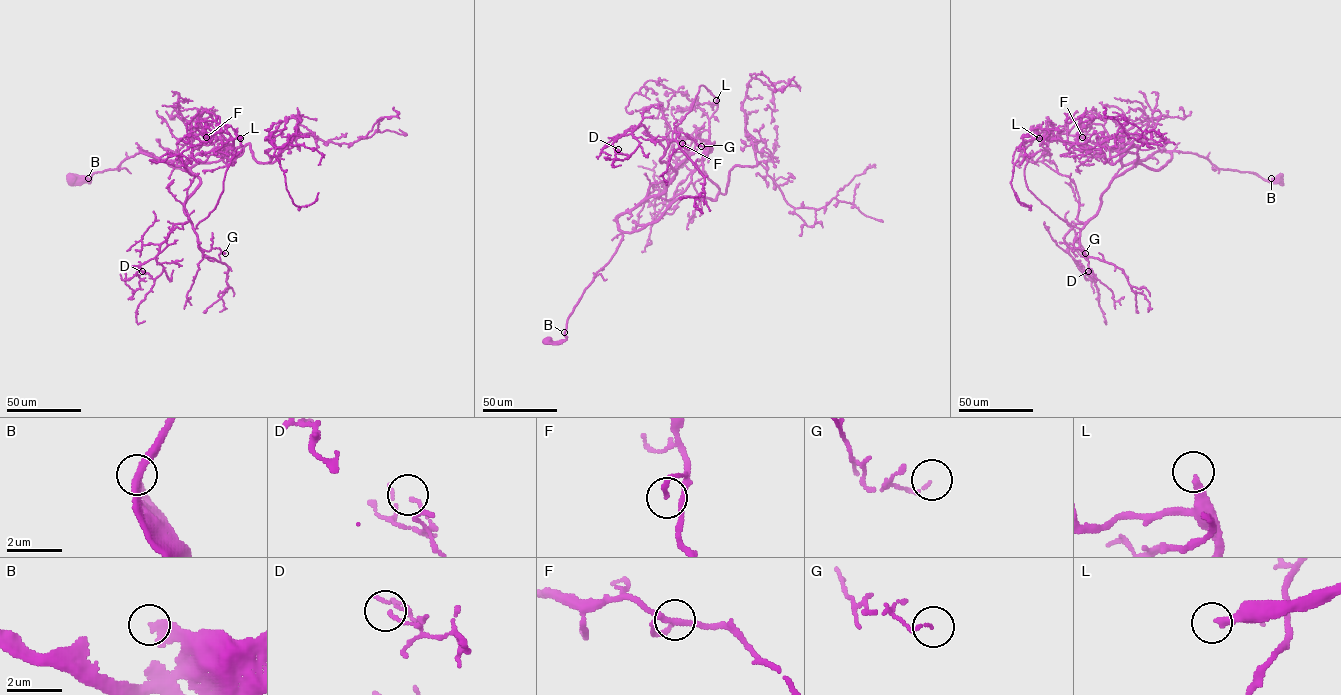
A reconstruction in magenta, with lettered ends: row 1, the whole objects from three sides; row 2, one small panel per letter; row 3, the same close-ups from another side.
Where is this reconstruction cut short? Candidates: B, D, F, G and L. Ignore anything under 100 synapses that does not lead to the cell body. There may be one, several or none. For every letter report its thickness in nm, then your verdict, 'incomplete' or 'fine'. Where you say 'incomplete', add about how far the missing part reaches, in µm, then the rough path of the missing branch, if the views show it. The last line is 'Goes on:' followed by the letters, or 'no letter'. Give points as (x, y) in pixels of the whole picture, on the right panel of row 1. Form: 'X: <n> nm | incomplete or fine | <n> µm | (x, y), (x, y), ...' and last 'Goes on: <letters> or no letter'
B: 300 nm | fine
D: 110 nm | fine
F: 150 nm | fine
G: 90 nm | fine
L: 280 nm | incomplete | 80 µm | (1039, 138), (1026, 141), (1015, 156), (1017, 173), (1037, 212)
Goes on: L

